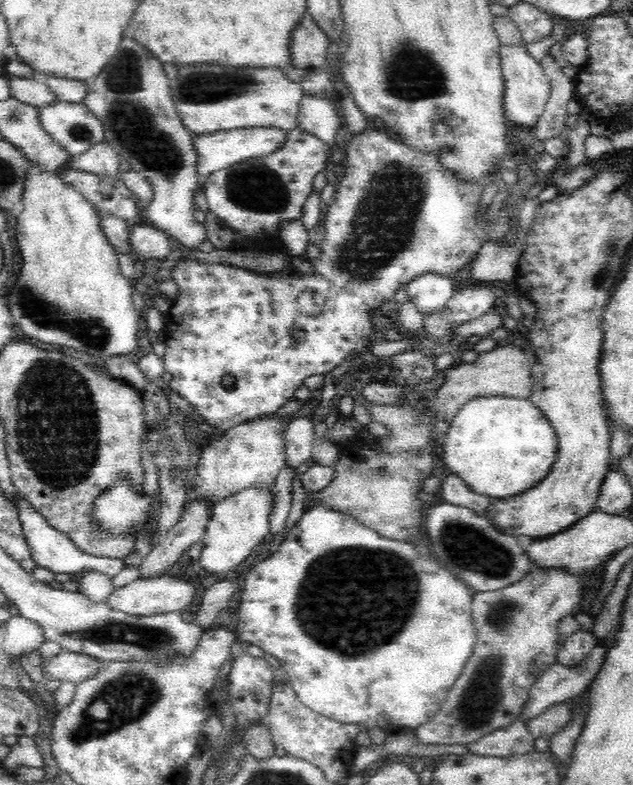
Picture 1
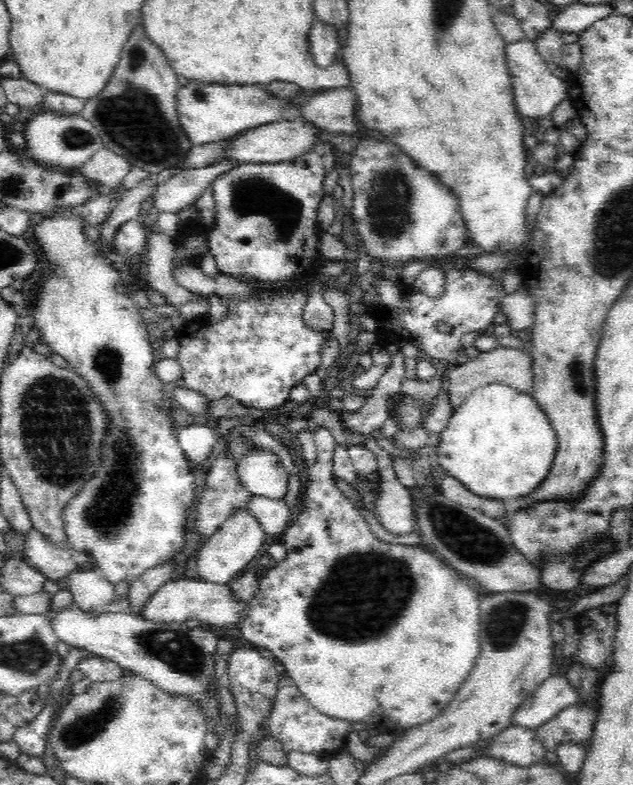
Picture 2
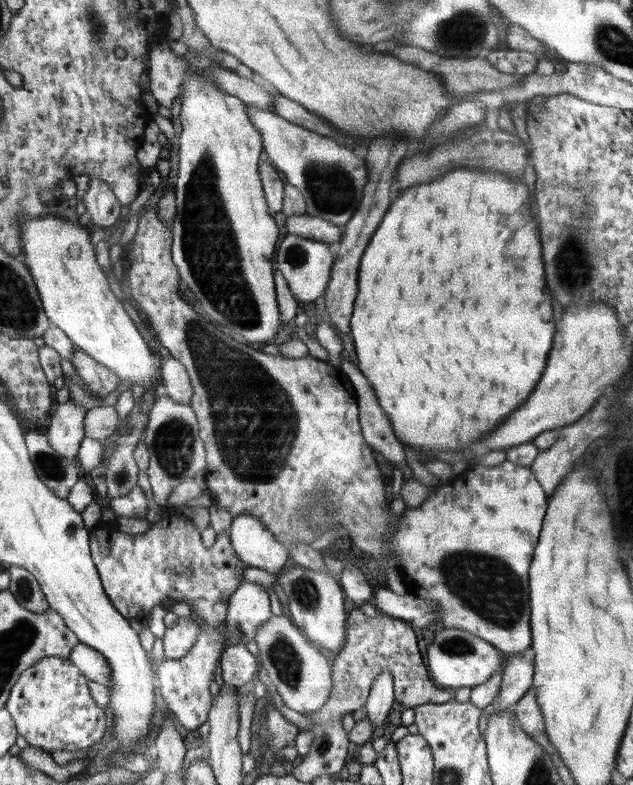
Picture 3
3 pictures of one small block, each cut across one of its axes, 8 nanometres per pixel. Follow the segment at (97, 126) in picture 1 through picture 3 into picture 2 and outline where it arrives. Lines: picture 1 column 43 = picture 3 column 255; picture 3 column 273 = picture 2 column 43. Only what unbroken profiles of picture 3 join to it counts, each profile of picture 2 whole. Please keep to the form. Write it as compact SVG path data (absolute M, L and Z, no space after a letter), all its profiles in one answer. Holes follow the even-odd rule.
M52 111L30 115L22 132L25 138L23 154L46 167L72 170L85 165L102 145L96 127L81 114L64 115Z

